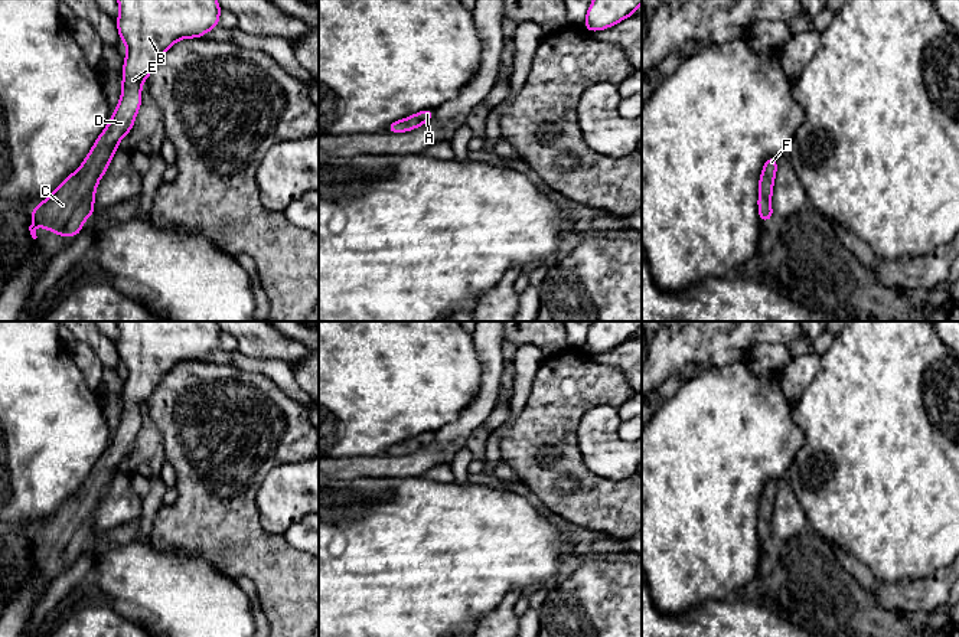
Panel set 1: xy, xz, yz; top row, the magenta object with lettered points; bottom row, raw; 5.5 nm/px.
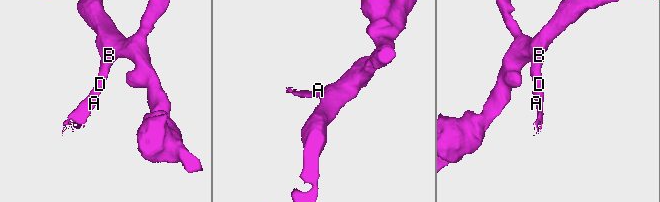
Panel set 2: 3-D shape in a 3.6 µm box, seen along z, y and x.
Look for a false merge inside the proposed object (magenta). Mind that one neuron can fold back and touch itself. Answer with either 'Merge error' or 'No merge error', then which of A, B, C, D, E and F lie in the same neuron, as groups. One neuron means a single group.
No merge error. Groups: A B C D E F

